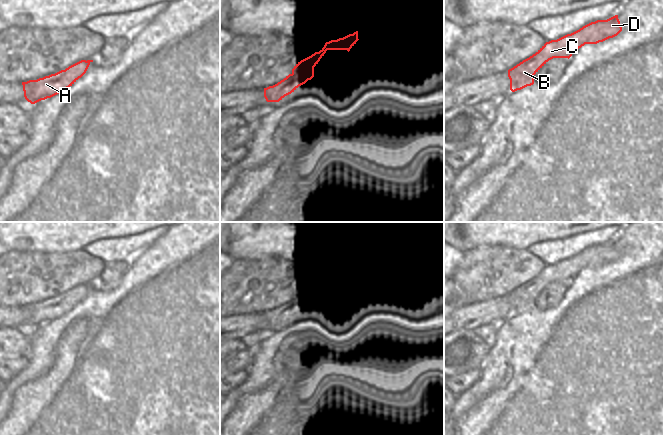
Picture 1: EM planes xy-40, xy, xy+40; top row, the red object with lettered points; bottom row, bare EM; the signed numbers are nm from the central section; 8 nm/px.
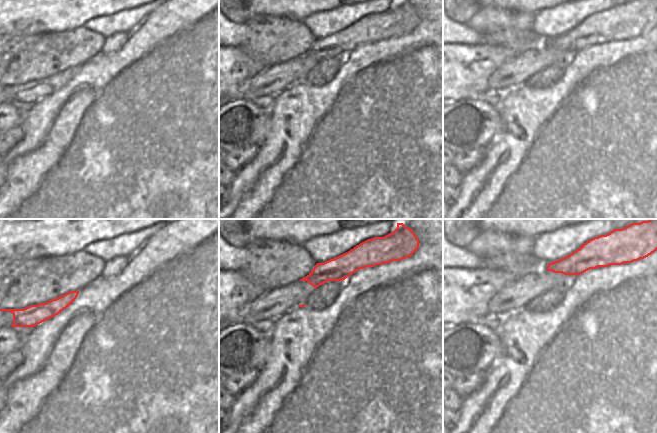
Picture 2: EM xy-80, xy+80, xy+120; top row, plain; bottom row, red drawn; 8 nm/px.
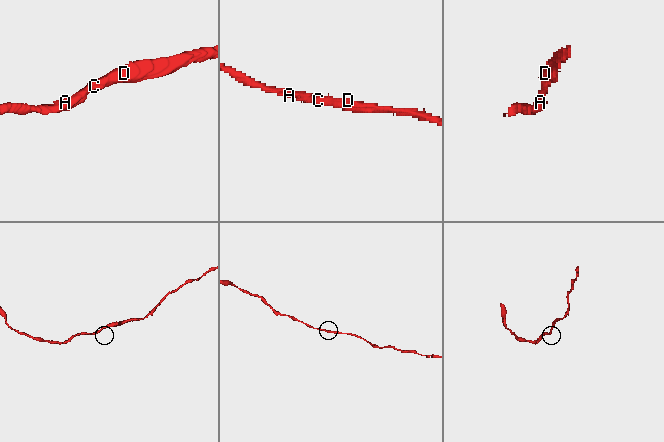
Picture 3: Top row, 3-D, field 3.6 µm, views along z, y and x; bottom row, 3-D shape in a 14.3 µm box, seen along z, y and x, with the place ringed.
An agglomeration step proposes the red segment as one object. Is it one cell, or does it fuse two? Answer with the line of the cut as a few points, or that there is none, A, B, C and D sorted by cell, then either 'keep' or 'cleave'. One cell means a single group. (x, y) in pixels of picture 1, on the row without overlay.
no cut | A B C D | keep

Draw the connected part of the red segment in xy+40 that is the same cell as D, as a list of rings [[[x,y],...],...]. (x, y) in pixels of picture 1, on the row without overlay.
[[[618,239],[591,246],[557,264],[546,266],[535,278],[508,294],[510,314],[515,316],[534,308],[534,299],[553,282],[570,282],[585,268],[597,268],[622,255]]]

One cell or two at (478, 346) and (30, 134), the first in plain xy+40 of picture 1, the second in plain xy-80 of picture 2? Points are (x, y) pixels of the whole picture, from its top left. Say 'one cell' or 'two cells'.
two cells

